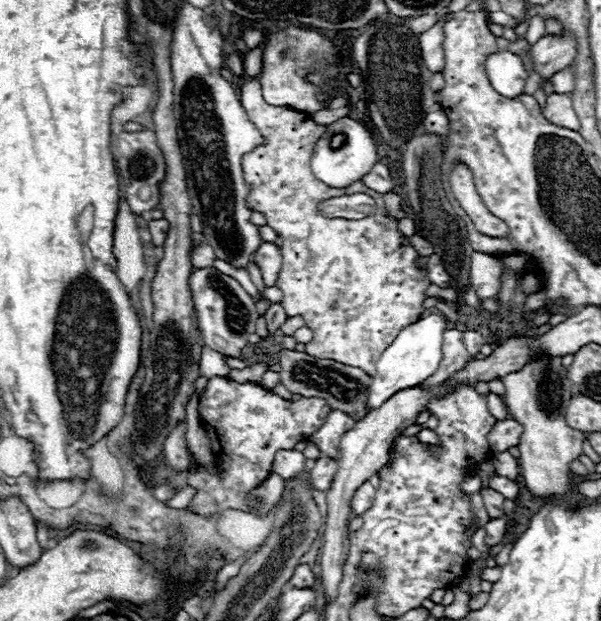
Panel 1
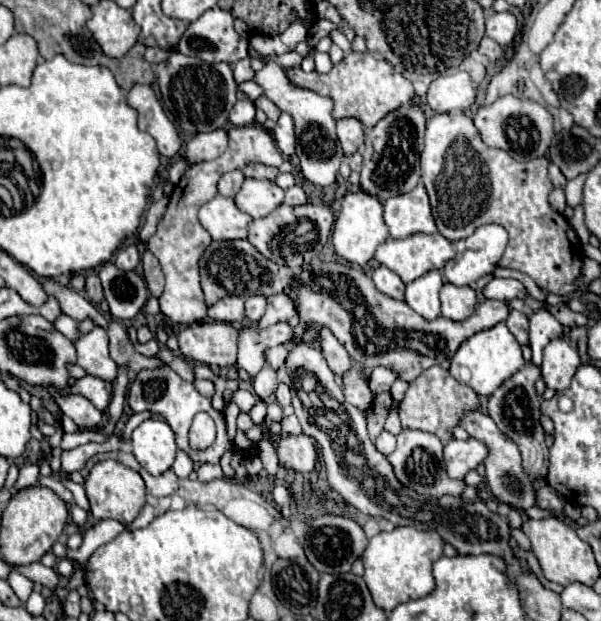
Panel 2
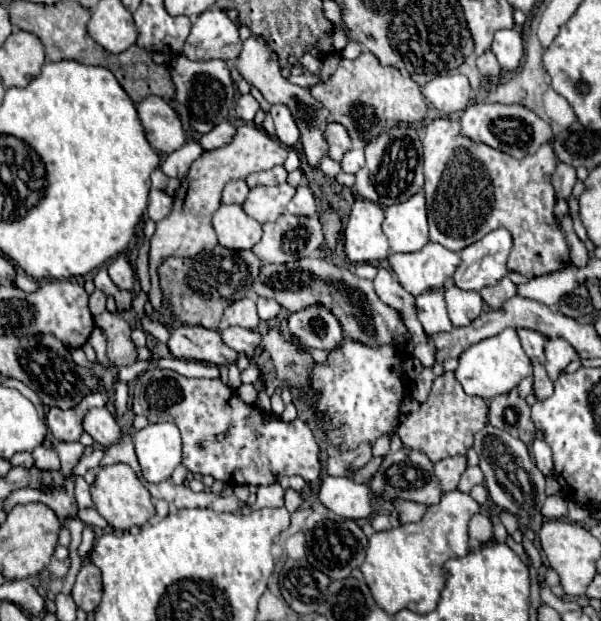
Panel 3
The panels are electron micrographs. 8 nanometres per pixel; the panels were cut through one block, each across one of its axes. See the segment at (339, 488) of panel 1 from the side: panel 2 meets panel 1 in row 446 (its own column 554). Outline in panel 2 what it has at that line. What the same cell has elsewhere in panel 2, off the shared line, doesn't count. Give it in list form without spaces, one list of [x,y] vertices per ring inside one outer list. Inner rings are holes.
[[[564,338],[552,340],[544,348],[544,362],[542,362],[542,376],[546,380],[546,386],[556,392],[566,390],[580,364],[582,362],[578,350],[570,342],[566,342]]]

